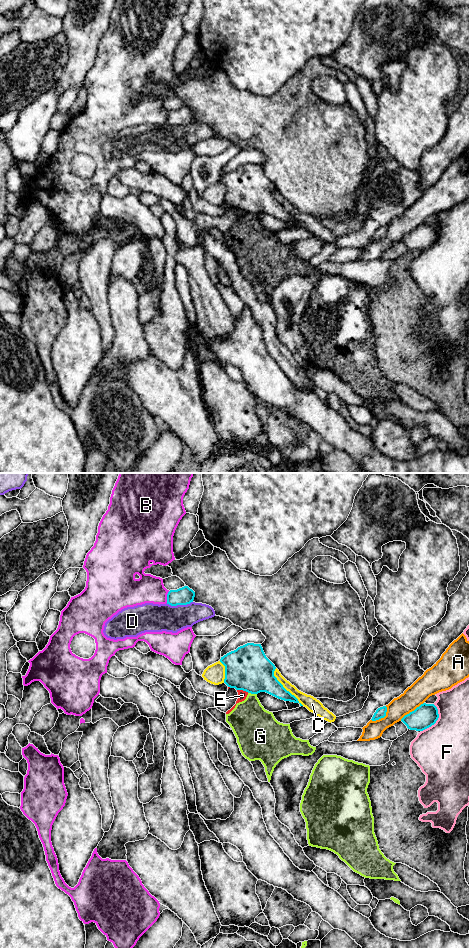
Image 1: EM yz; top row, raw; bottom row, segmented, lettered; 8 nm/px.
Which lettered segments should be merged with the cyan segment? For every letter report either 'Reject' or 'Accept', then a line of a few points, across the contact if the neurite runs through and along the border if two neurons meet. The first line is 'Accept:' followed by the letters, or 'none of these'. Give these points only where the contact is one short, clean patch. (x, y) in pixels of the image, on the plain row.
Accept: none of these
A: Reject
B: Reject
C: Reject
D: Reject
E: Reject
F: Reject
G: Reject. Line: yz (248, 212), (256, 214)

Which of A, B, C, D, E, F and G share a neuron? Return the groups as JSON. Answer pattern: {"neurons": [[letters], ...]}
{"neurons": [["A"], ["B"], ["C"], ["D"], ["E", "G"], ["F"]]}

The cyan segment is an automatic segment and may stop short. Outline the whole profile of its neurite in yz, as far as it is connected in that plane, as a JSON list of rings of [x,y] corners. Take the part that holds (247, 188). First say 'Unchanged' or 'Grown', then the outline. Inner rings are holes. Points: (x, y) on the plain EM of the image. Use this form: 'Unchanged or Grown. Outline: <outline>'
Unchanged. Outline: [[[247,163],[221,177],[225,186],[224,203],[251,214],[266,212],[278,219],[299,223],[274,196],[275,185],[266,177],[261,164]]]

